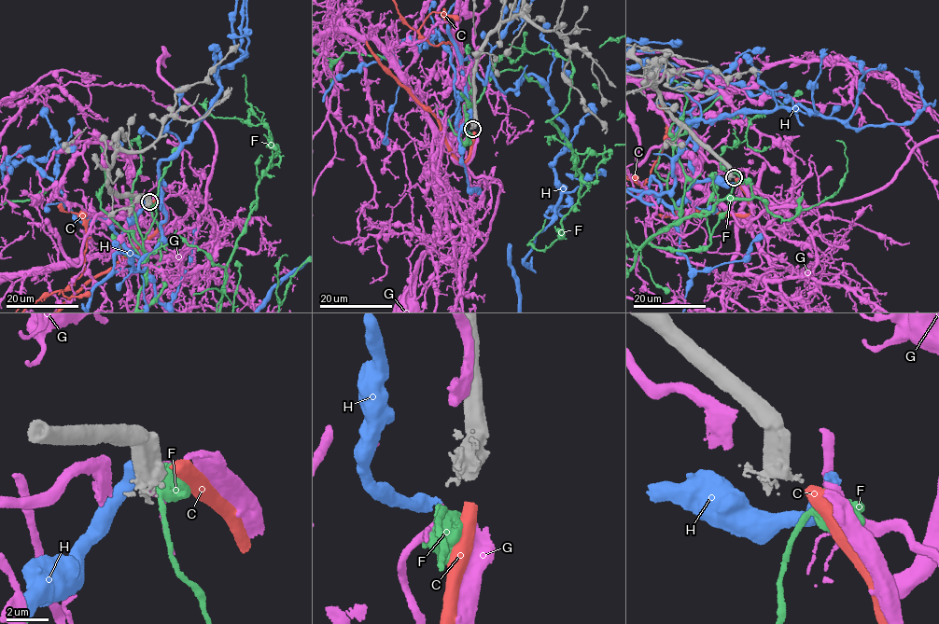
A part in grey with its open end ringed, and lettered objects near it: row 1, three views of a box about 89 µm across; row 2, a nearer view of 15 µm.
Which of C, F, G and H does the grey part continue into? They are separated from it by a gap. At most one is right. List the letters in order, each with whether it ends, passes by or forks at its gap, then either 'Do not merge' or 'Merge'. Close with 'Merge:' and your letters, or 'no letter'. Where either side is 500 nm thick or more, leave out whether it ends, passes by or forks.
C: Merge
F: It passes by. Do not merge
G: It ends there. Do not merge
H: It ends there. Do not merge
Merge: C

